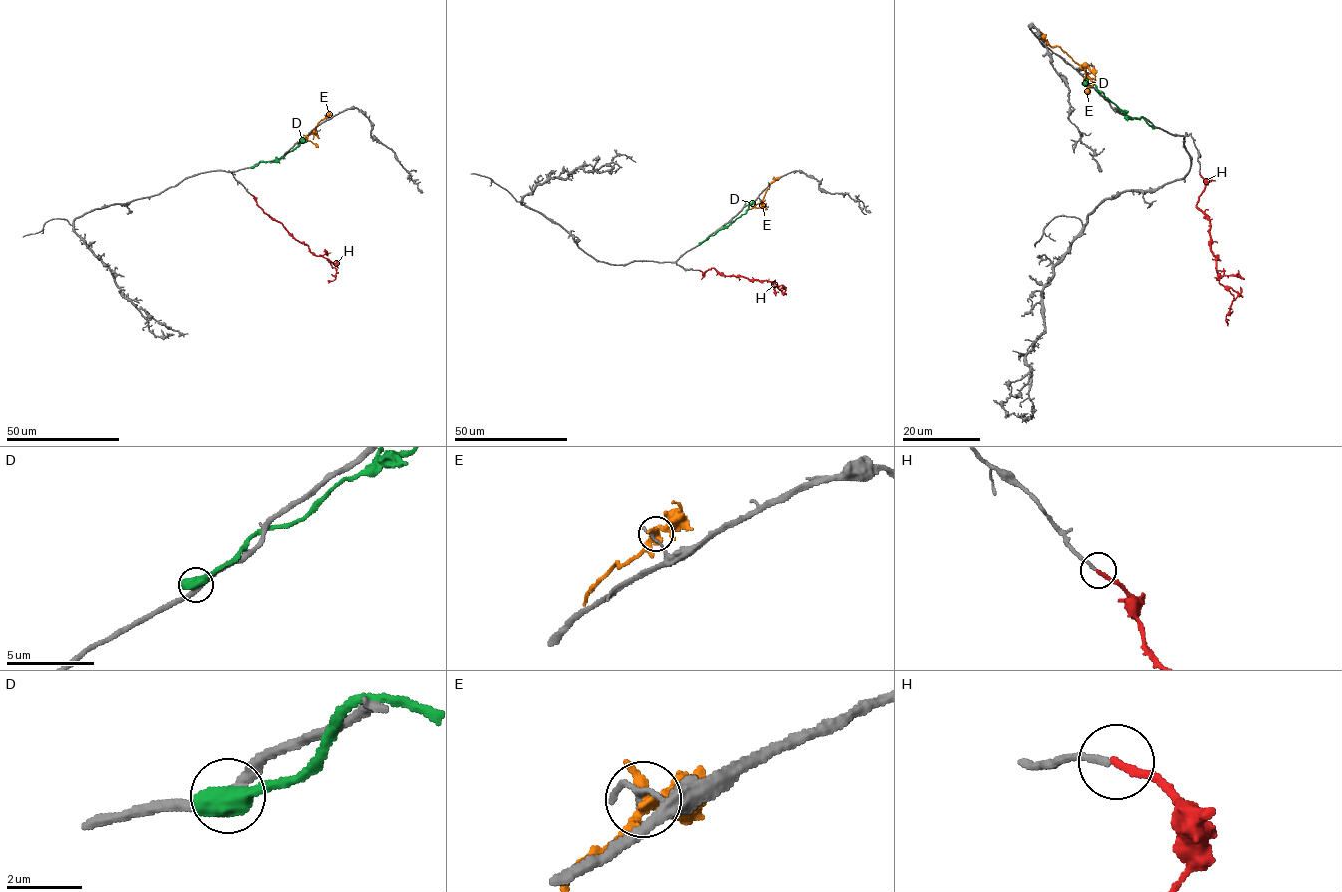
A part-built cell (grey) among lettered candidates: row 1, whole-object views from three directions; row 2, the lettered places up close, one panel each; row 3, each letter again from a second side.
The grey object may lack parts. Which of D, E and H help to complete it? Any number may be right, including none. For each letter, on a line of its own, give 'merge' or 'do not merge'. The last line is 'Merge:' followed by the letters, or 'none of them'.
D: do not merge
E: do not merge
H: merge
Merge: H

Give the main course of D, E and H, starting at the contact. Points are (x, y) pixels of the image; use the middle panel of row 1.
D: (700, 243), (745, 213), (755, 201)
E: (774, 179), (756, 207), (766, 203)
H: (699, 270), (704, 273), (713, 268), (723, 275), (773, 281), (779, 290), (784, 288), (781, 285), (776, 286)

